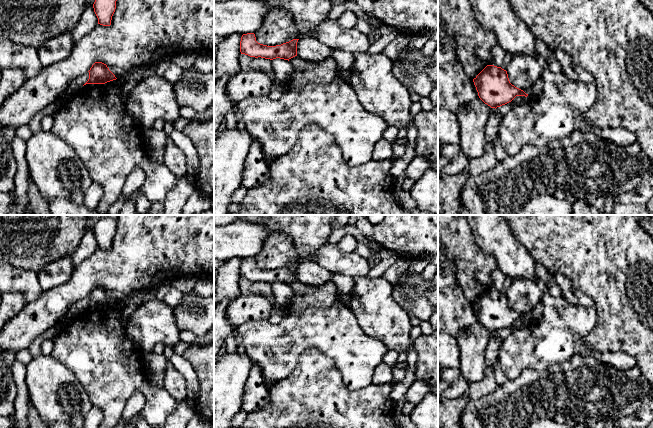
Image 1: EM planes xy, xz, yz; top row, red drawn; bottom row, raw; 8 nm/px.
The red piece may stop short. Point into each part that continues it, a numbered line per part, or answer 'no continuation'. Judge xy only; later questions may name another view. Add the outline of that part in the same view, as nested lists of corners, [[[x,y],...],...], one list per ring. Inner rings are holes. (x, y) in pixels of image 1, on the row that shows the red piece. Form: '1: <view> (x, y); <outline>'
no continuation

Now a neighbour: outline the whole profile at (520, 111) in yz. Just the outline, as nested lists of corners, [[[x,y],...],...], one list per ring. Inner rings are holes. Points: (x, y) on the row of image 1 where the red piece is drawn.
[[[546,68],[542,73],[543,88],[539,97],[528,95],[524,101],[513,106],[502,117],[499,127],[499,143],[508,156],[517,154],[525,145],[545,146],[548,143],[569,136],[575,130],[596,133],[599,137],[619,146],[628,146],[637,142],[636,136],[624,128],[600,129],[587,124],[583,112],[591,108],[597,100],[595,83],[575,82],[563,73],[554,73]]]

